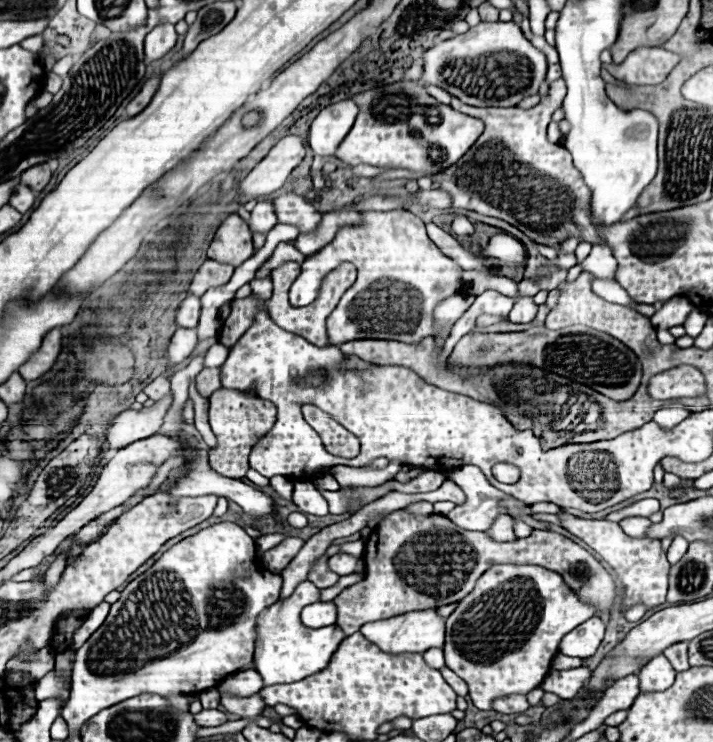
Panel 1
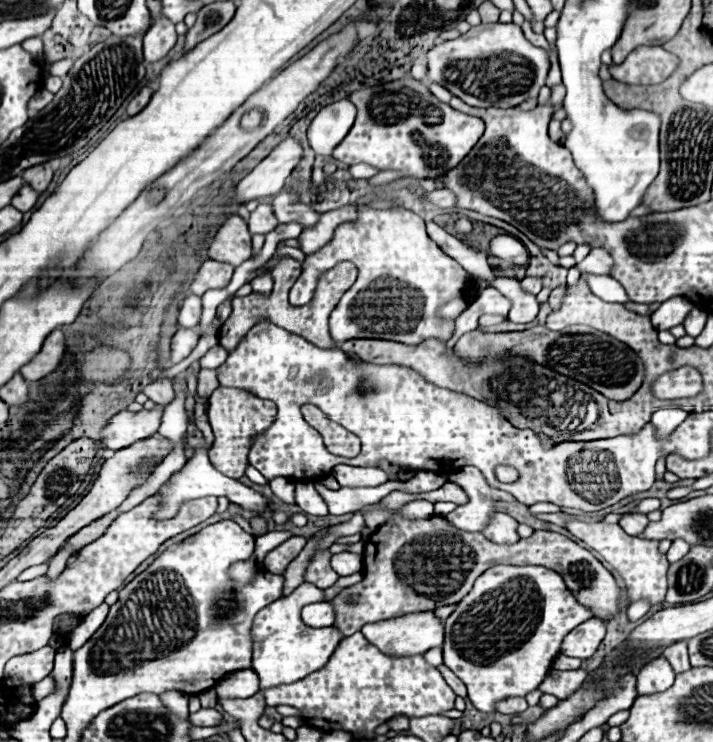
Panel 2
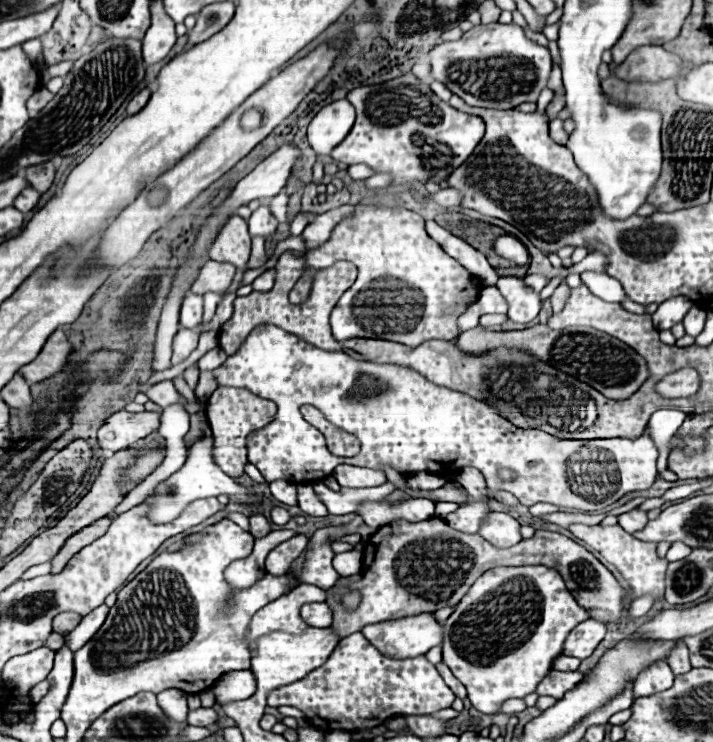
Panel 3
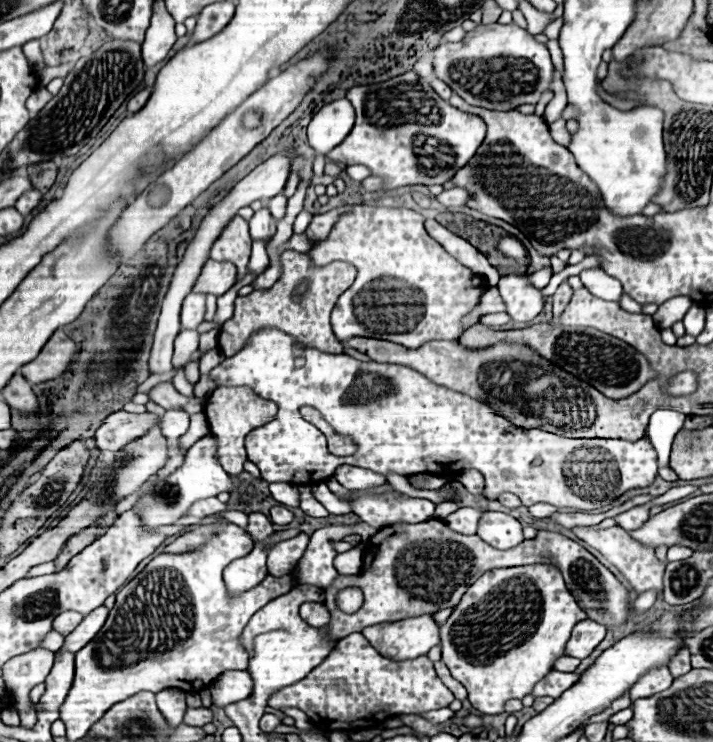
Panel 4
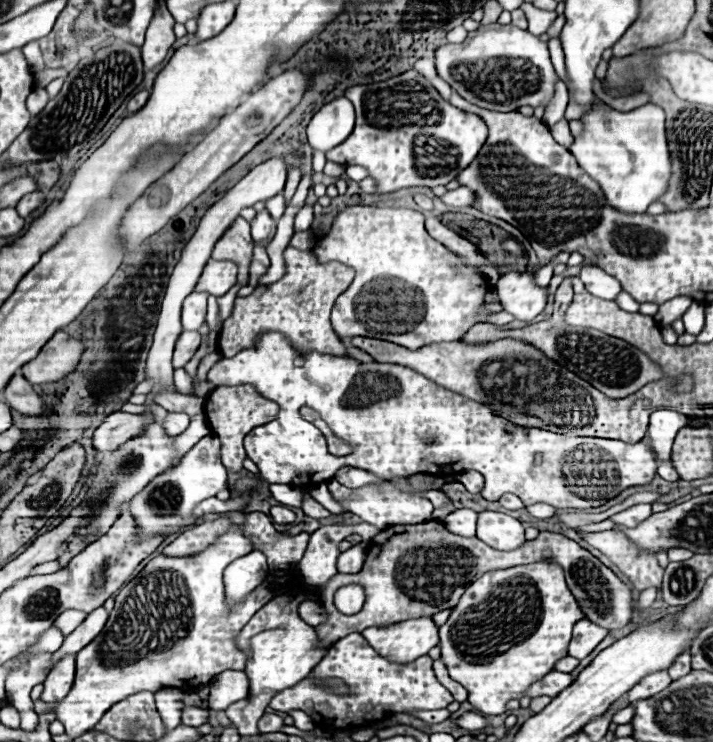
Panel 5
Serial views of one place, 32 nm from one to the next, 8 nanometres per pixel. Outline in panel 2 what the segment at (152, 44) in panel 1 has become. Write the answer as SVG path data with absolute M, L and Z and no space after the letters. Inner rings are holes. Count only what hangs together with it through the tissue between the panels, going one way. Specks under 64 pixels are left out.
M158 12L154 16L154 24L144 34L144 60L148 64L162 60L172 50L174 44L176 44L174 22L166 20L162 12Z

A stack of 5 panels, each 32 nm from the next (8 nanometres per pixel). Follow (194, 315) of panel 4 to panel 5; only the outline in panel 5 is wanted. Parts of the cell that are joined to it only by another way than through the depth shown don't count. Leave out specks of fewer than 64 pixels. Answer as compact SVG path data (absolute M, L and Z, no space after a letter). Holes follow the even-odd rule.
M192 292L184 300L182 308L182 324L184 330L200 330L200 326L206 322L206 300L210 294L206 292Z

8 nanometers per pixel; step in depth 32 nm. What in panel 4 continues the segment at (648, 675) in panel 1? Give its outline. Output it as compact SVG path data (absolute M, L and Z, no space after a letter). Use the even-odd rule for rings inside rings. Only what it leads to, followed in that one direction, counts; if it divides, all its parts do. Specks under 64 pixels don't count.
M656 668L650 670L648 674L644 674L632 688L630 688L630 700L638 700L638 698L648 698L654 696L662 690L666 690L672 684L672 676L668 672L668 668Z

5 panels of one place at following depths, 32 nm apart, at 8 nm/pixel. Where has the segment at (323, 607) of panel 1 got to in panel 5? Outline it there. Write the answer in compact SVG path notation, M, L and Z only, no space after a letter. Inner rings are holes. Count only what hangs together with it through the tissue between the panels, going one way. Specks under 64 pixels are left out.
M306 600L298 606L298 614L300 618L310 624L310 626L316 626L316 624L322 624L322 618L324 618L324 608L318 604L318 602L312 602L312 600Z

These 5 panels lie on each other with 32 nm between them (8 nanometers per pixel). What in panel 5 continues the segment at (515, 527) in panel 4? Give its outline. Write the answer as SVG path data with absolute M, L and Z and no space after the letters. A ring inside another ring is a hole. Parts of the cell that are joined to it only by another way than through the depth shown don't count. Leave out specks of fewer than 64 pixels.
M484 510L478 514L478 532L476 536L484 542L490 544L496 550L514 550L520 548L522 542L526 542L524 538L524 526L502 512L492 512L492 510Z

